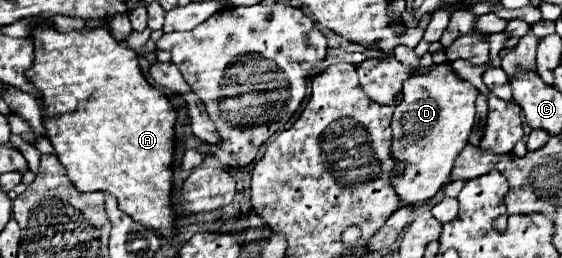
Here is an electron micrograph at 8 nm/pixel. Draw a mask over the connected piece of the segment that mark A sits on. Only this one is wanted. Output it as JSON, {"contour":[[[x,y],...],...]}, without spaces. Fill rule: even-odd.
{"contour":[[[49,24],[33,28],[35,64],[27,70],[27,78],[39,88],[45,110],[47,138],[51,140],[57,158],[67,168],[67,174],[79,192],[111,192],[119,208],[143,228],[163,236],[175,236],[175,212],[171,208],[173,188],[173,154],[175,154],[175,120],[177,112],[169,98],[153,88],[141,74],[137,52],[127,44],[117,42],[109,30],[93,28],[87,32],[61,34]]]}

